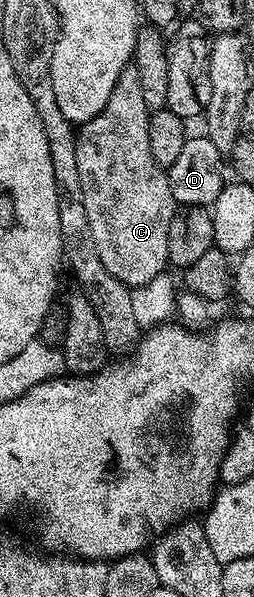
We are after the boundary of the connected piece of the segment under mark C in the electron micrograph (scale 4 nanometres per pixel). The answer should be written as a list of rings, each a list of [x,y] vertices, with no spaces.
[[[131,64],[116,80],[108,104],[76,130],[80,192],[84,192],[84,212],[88,212],[97,256],[112,276],[131,288],[145,285],[167,269],[168,224],[176,213],[169,173],[152,160],[148,148],[151,113],[144,104],[138,67]]]

